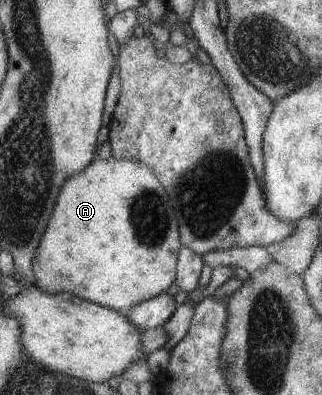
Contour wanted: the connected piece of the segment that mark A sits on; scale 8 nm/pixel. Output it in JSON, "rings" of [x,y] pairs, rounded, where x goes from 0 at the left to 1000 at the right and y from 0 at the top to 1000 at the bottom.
{"rings":[[[298,400],[255,435],[205,451],[186,471],[143,582],[118,613],[118,668],[112,643],[96,653],[96,691],[102,714],[115,714],[112,727],[137,742],[217,742],[273,765],[385,790],[435,762],[509,742],[540,716],[550,638],[562,623],[540,529],[516,478],[491,461],[472,428],[410,403]]]}

